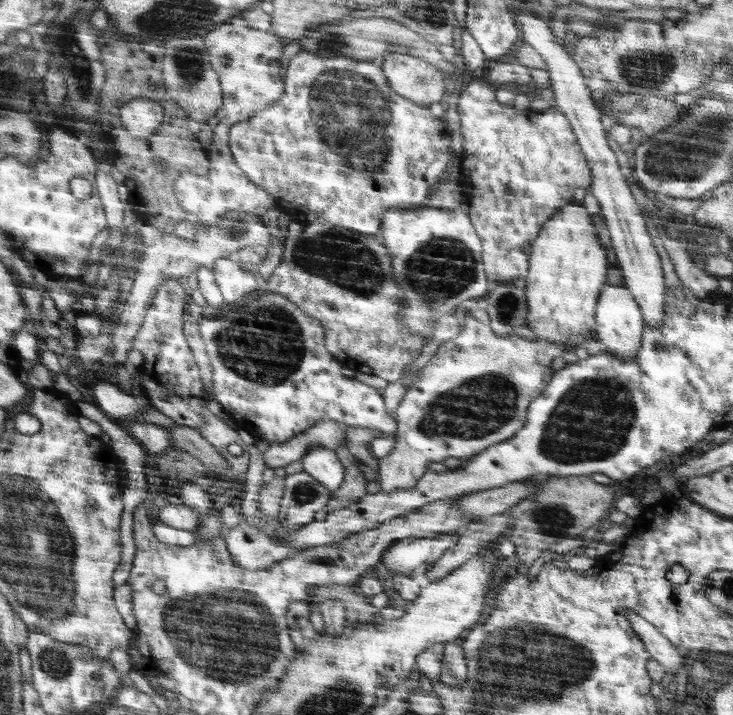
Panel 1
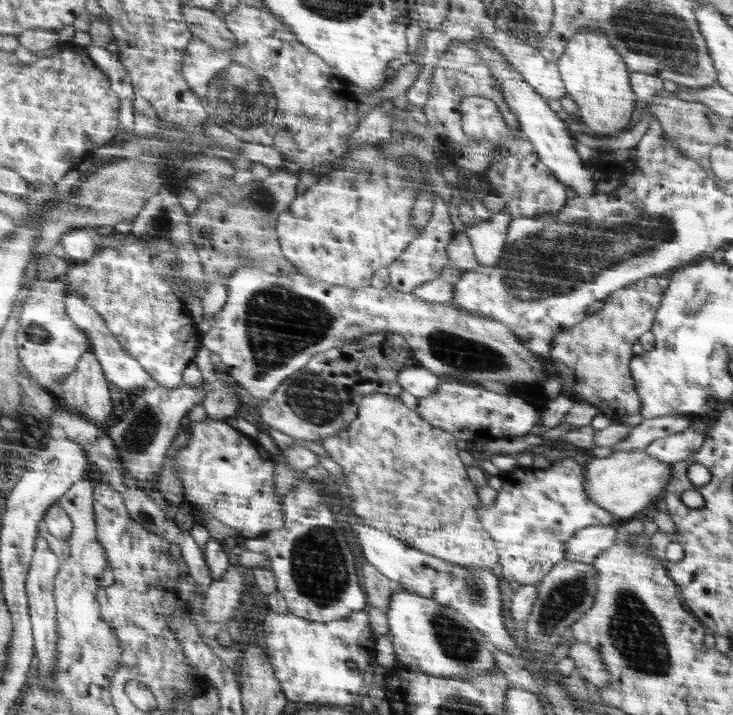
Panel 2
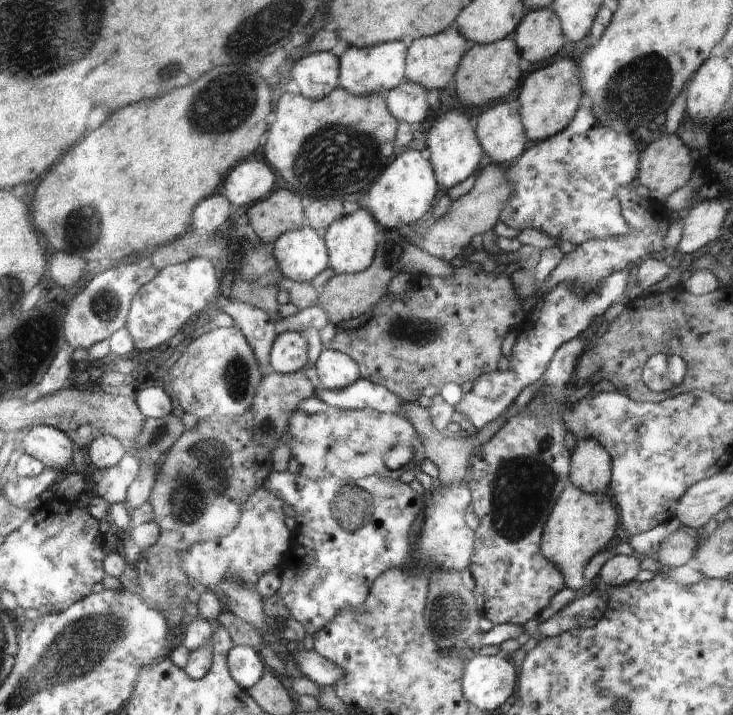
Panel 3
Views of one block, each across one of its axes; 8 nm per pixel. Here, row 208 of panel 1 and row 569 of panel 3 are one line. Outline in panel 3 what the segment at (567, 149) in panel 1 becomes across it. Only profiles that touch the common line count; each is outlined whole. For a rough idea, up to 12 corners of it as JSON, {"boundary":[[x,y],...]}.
{"boundary":[[562,344],[540,394],[474,451],[482,618],[526,624],[564,588],[541,552],[570,484]]}

